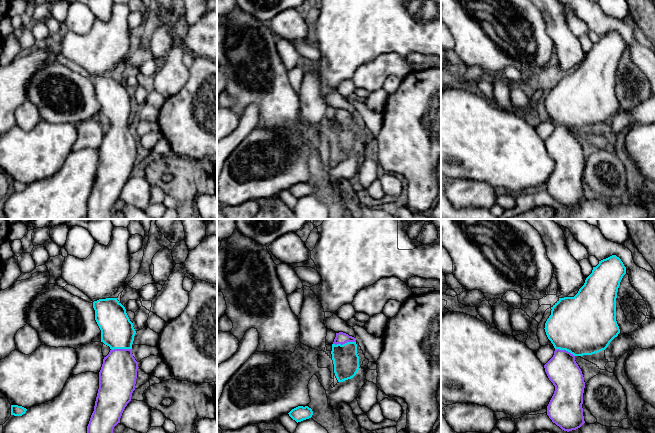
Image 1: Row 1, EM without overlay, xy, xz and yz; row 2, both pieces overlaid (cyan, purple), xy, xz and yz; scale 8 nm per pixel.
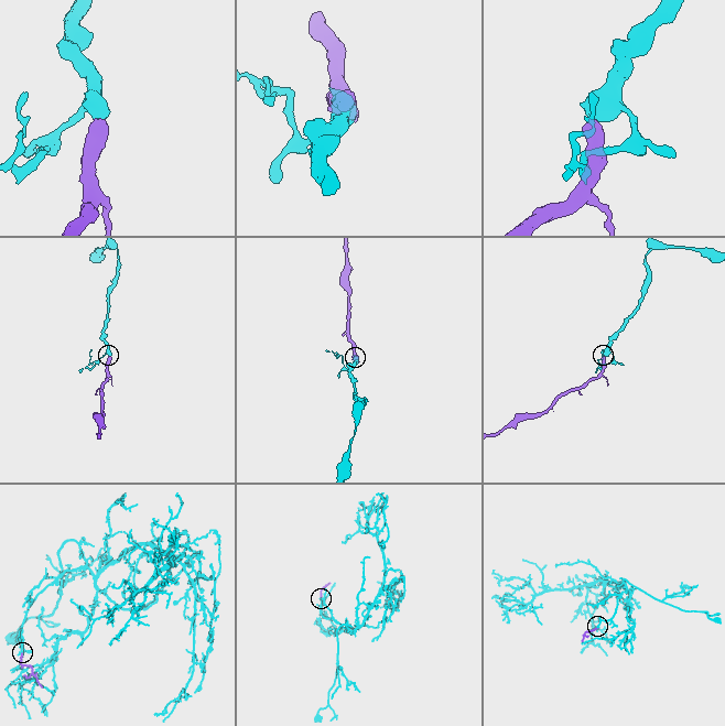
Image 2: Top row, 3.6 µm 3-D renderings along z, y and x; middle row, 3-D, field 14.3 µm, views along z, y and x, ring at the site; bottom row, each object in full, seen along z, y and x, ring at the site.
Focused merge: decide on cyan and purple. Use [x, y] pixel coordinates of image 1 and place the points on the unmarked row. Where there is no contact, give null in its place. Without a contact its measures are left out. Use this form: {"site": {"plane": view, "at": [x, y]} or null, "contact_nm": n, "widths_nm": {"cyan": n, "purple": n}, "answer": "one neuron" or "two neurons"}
{"site": {"plane": "xz", "at": [345, 119]}, "contact_nm": 190, "widths_nm": {"cyan": 200, "purple": 100}, "answer": "one neuron"}

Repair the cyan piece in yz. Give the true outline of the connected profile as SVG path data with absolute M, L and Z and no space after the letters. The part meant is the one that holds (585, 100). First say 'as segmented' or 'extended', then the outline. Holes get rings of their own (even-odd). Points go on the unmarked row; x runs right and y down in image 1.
extended | M612 31L603 35L593 43L592 49L574 73L559 74L551 83L551 91L544 105L555 127L544 144L555 167L547 182L547 191L564 207L576 206L585 199L582 184L585 158L575 133L605 126L620 109L616 97L616 74L625 50L626 43L619 33Z

